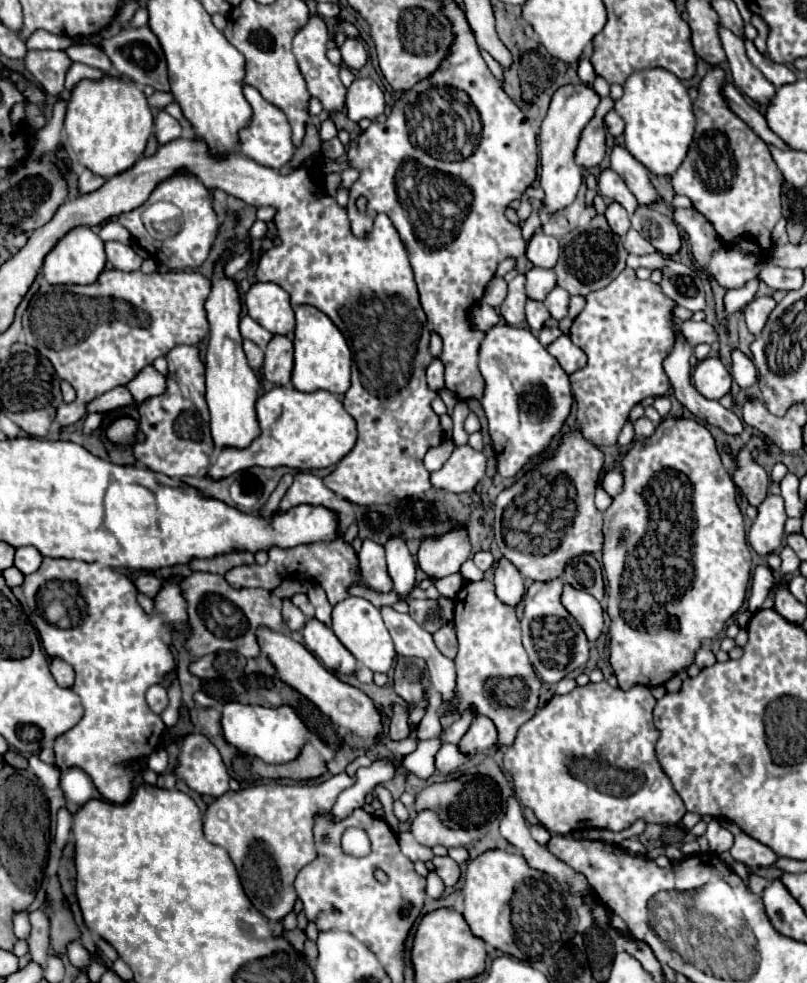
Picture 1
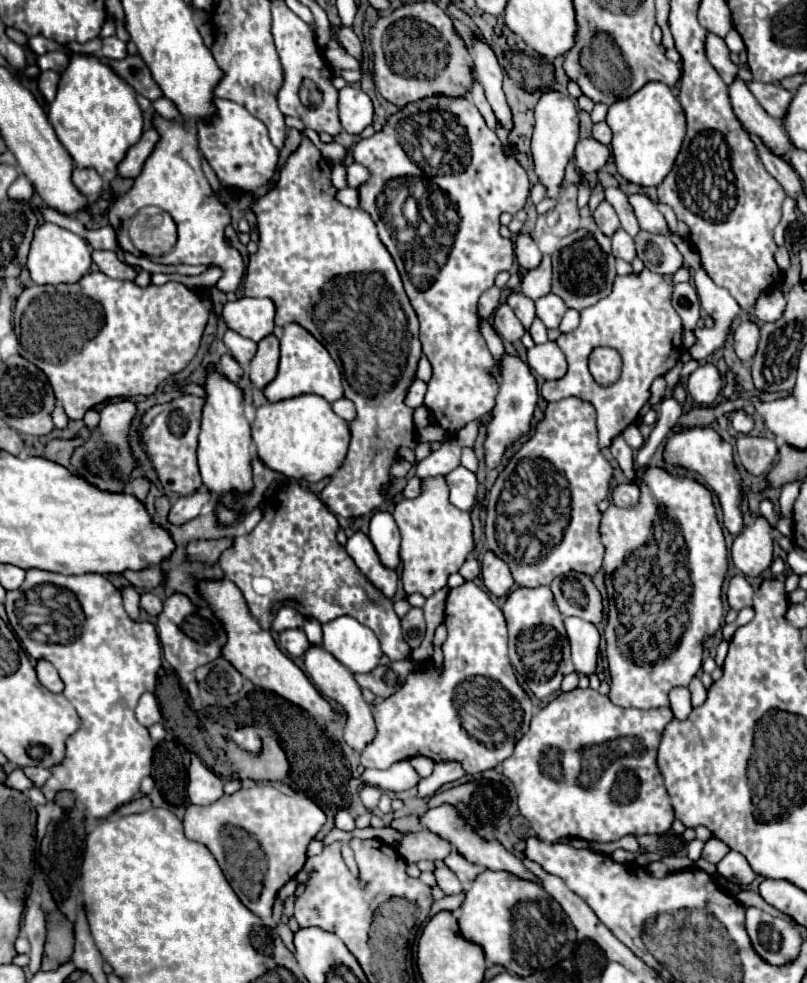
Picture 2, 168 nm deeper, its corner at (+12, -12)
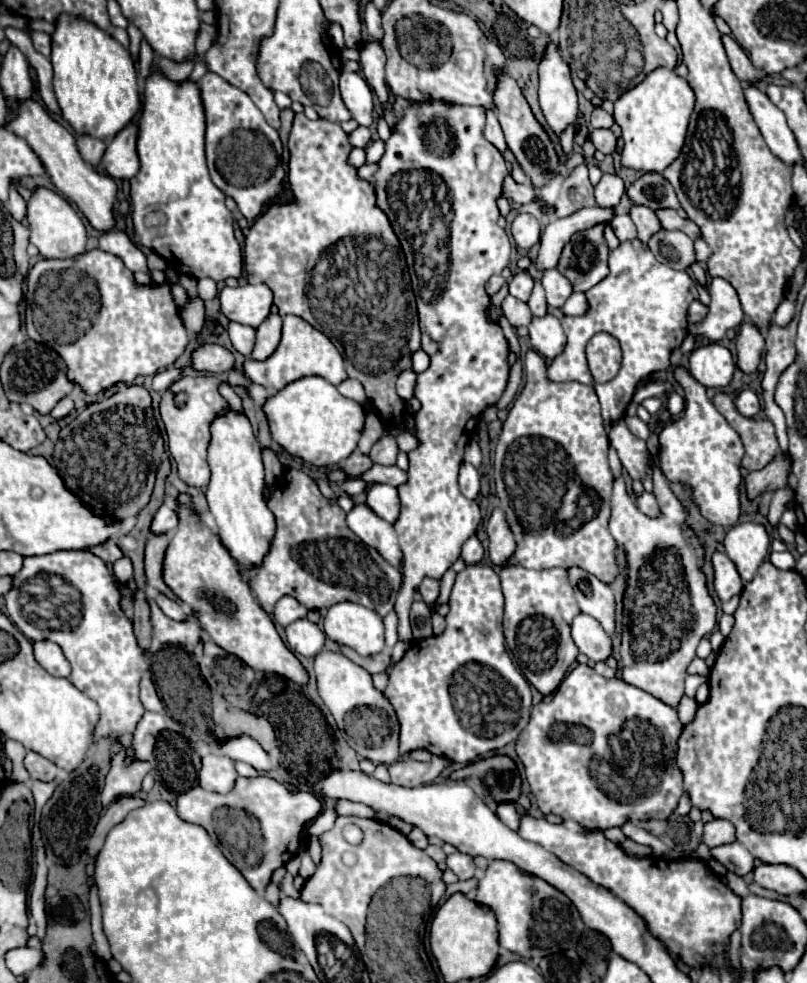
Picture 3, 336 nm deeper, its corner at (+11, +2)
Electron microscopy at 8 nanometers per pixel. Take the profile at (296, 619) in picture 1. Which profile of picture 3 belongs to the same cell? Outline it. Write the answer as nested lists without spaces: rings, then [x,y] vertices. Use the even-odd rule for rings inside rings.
[[[298,619],[286,627],[286,639],[294,653],[314,657],[324,647],[326,635],[316,623],[310,623],[308,619]]]

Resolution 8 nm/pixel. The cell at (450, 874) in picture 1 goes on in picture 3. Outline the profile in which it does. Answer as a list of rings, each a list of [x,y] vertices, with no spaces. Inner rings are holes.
[[[464,853],[448,855],[446,865],[458,879],[470,879],[474,875],[474,863],[470,855],[464,855]]]

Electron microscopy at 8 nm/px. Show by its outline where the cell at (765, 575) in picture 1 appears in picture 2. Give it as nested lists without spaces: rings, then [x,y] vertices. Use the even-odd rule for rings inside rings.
[[[733,575],[729,579],[727,603],[735,611],[741,611],[743,607],[751,607],[753,605],[753,587],[749,585],[749,581],[743,575]]]

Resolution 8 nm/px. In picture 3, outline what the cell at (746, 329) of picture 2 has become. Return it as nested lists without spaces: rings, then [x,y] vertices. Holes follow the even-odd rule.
[[[742,323],[736,335],[736,351],[738,351],[736,367],[744,373],[754,373],[760,363],[762,349],[764,349],[762,331],[754,323]]]

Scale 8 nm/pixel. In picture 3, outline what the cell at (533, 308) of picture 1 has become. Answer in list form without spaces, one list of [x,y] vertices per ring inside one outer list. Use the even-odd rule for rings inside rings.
[[[520,271],[512,277],[512,281],[508,283],[508,289],[510,289],[510,295],[514,295],[516,299],[520,301],[528,301],[530,299],[530,293],[532,293],[532,287],[534,287],[534,279],[528,271]]]

